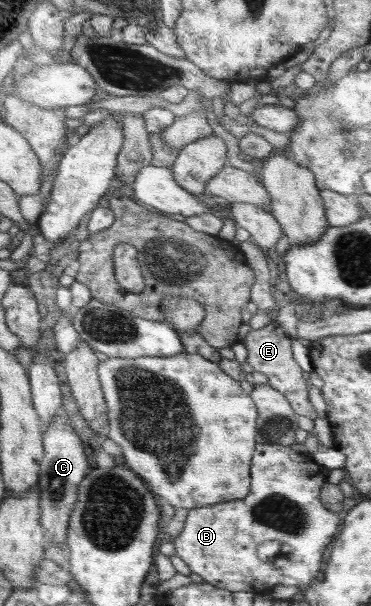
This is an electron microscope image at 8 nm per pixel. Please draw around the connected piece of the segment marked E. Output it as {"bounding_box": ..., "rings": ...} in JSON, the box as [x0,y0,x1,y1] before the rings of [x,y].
{"bounding_box":[242,322,318,420],"rings":[[[270,322],[260,330],[251,330],[242,342],[247,348],[247,362],[256,370],[268,377],[267,384],[281,392],[290,402],[293,411],[299,416],[308,416],[312,420],[318,417],[312,403],[308,400],[308,380],[304,379],[302,368],[296,363],[292,356],[291,337],[280,328],[278,322]]]}

